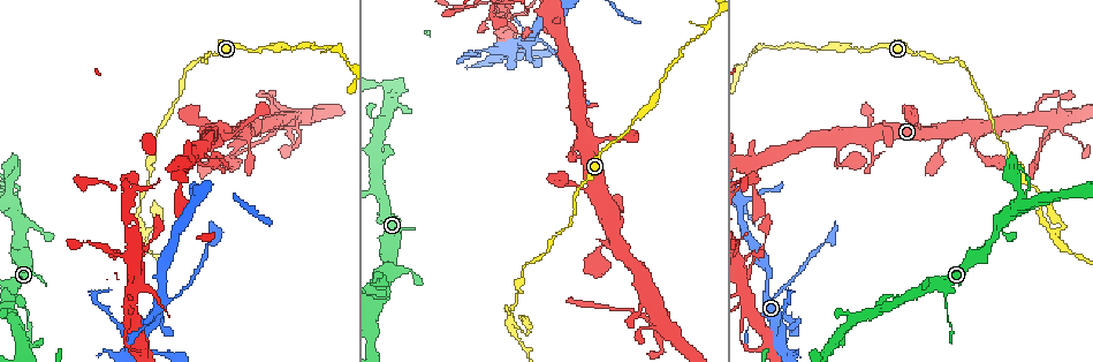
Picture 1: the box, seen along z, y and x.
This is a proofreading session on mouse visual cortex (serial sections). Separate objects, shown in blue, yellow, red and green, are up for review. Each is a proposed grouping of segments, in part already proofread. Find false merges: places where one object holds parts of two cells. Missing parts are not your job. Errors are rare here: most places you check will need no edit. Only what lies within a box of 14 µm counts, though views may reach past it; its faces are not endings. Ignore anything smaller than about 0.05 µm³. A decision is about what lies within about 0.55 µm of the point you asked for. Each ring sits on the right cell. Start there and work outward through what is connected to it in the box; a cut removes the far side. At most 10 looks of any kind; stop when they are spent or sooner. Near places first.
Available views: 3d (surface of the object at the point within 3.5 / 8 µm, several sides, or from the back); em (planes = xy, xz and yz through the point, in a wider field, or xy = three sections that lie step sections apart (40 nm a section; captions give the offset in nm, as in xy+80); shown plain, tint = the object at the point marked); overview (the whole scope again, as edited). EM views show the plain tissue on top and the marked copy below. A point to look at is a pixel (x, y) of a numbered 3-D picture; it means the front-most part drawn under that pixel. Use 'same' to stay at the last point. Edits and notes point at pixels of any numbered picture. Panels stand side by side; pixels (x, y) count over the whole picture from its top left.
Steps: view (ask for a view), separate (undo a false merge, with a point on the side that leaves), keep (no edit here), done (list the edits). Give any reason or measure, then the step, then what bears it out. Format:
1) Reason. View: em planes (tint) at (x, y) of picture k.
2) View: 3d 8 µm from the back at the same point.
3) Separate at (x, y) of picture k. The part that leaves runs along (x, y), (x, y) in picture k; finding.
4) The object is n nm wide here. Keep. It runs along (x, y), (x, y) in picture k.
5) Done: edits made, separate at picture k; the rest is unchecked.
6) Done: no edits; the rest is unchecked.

Abrupt turn. View: 3d 3.5 µm from the back at (843, 166) of picture 1.

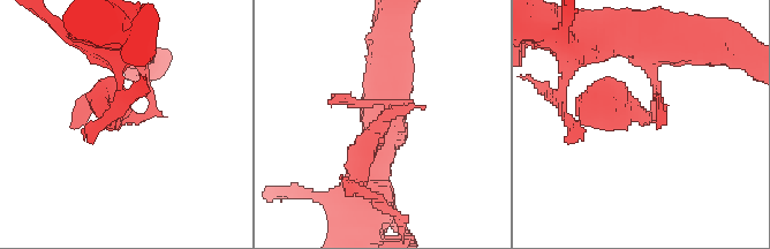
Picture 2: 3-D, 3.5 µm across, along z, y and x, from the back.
Need the tissue. View: em xy step 2 (tint) at (401, 113) of picture 2.

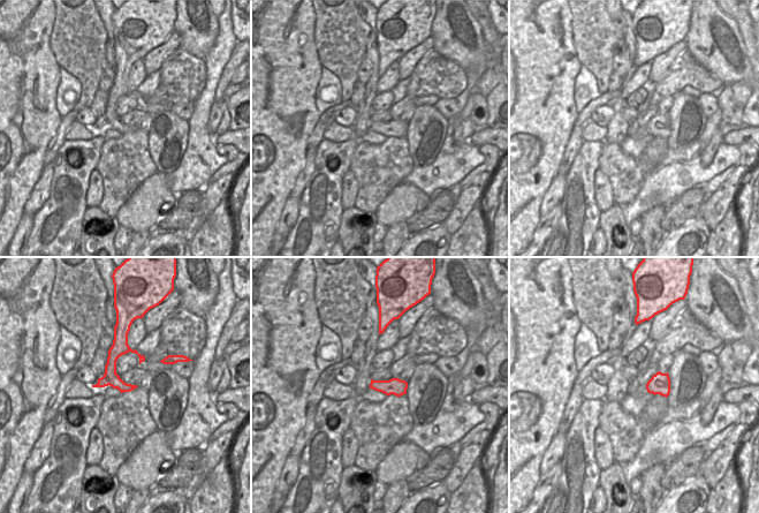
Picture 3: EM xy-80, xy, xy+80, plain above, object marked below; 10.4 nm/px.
Keep. It runs along (126, 38), (151, 108), (126, 115), (102, 95) in picture 2; one cell here.

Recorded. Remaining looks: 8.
Arms part here. View: 3d 3.5 µm at (779, 334) of picture 1.

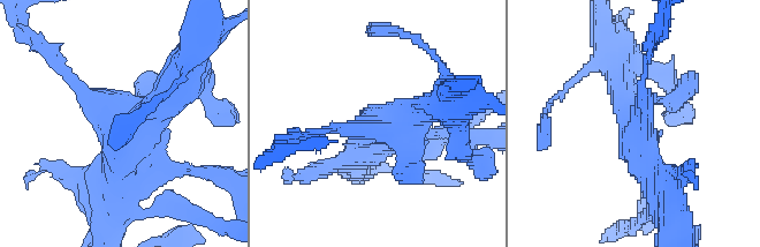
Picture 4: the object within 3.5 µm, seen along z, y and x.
Shape alone is not enough. View: em xy step 5 (tint) at (638, 121) of picture 4.

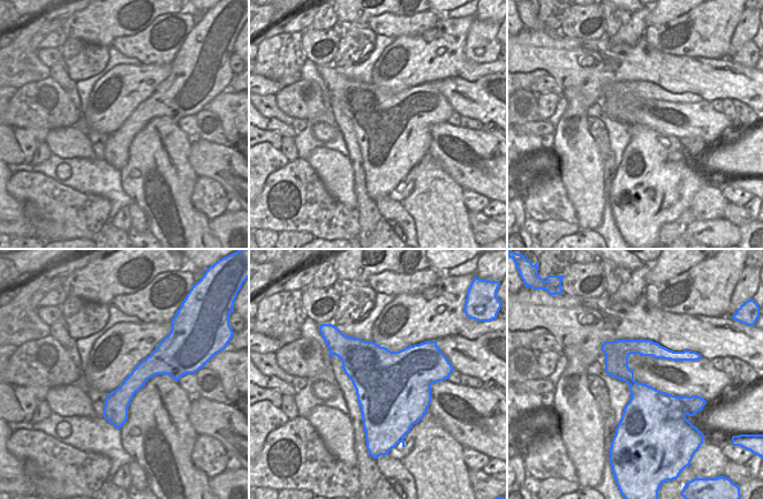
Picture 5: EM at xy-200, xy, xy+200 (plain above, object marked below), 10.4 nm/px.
Keep. It runs along (158, 353), (118, 401), (118, 424) in picture 5; continuous, no second cell.

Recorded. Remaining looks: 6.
Narrows sharply. View: em planes (tint) at (823, 245) of picture 1.

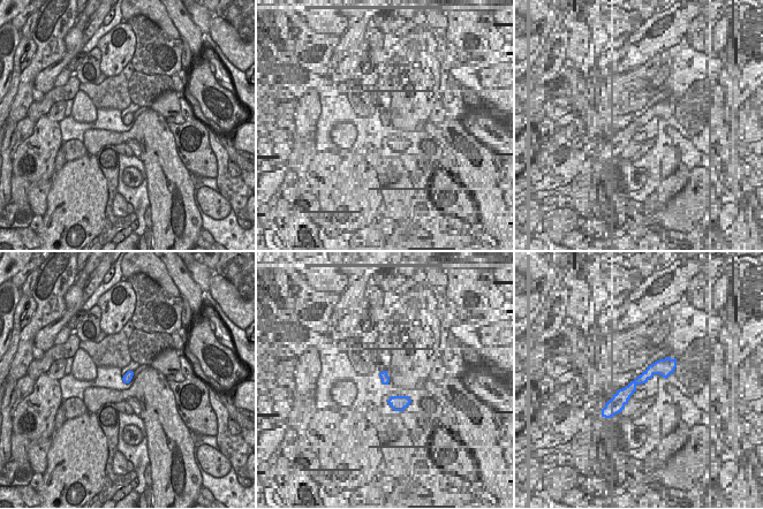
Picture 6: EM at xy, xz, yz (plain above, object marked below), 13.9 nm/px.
View: 3d 3.5 µm at the same point.

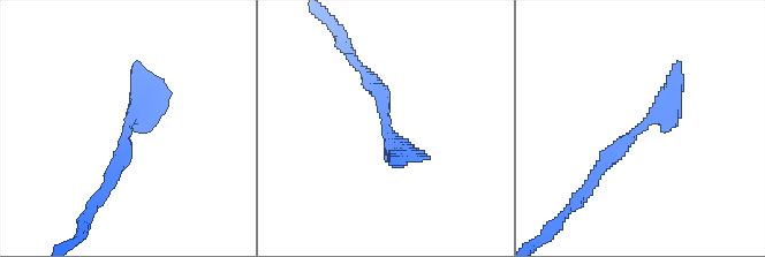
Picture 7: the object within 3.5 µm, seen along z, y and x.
Keep. It runs along (589, 188), (668, 103), (676, 70) in picture 7; continuous, no second cell.

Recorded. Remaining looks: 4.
Abrupt turn. View: 3d 8 µm from the back at (381, 291) of picture 1.

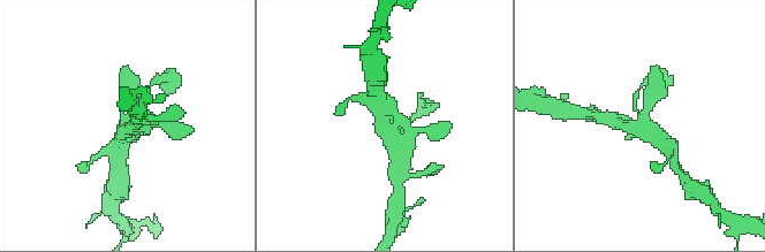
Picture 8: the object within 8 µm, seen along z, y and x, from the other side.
View: em xy step 5 (tint) at (647, 125) of picture 8.

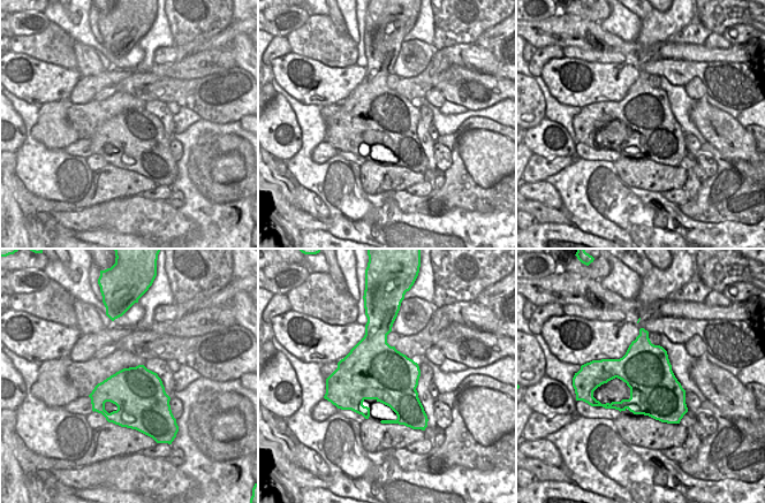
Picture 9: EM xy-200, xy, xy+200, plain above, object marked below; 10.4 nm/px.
Keep. It runs along (668, 149), (649, 127), (616, 122) in picture 8; continuous, no second cell.

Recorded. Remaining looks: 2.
Done: no edits; the rest is unchecked.

